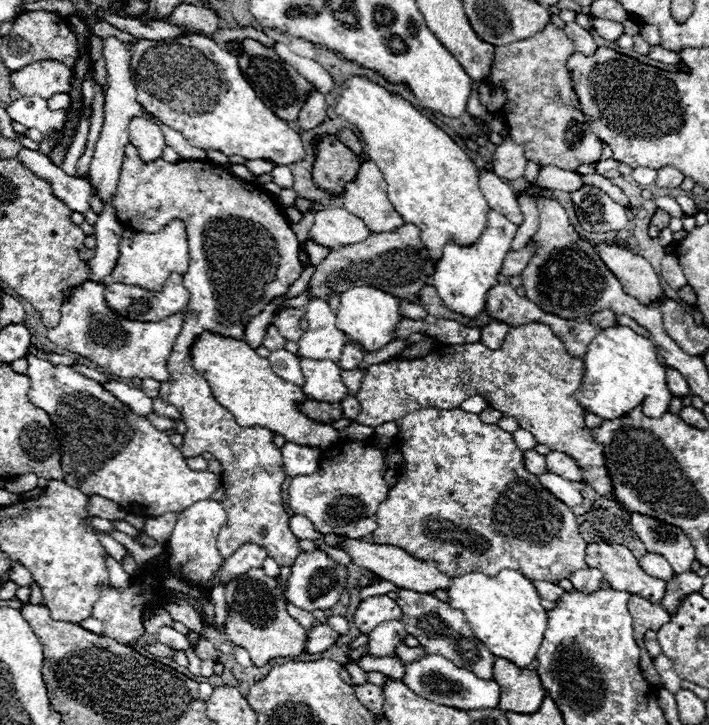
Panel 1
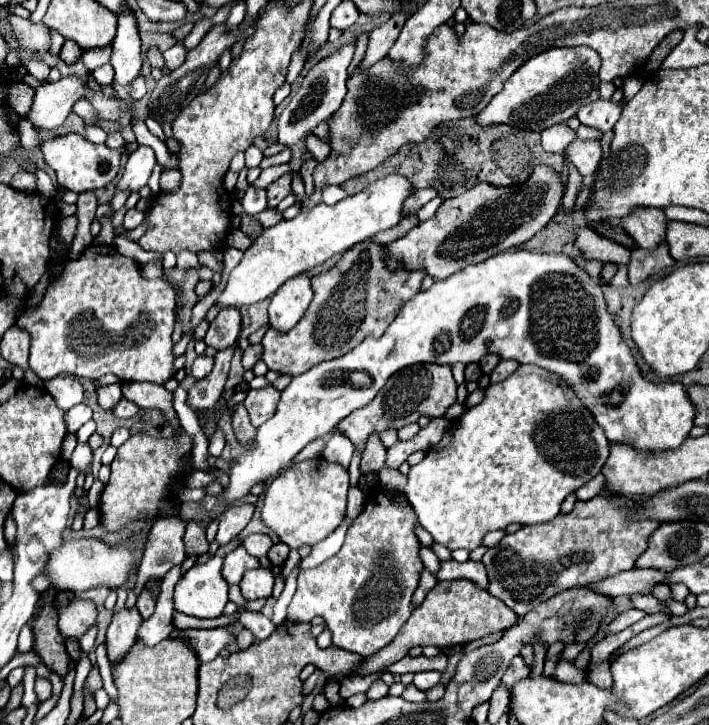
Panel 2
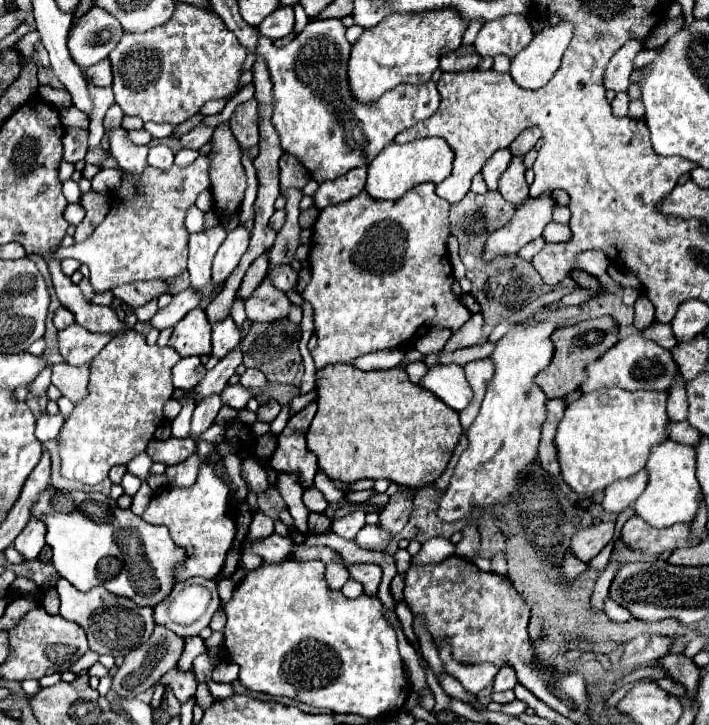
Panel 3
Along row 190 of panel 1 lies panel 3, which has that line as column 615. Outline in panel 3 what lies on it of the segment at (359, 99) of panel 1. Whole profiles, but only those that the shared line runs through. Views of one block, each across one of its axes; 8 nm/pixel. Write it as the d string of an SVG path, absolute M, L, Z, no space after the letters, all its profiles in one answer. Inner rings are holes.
M602 388L590 394L582 394L576 402L568 404L564 410L564 418L560 420L554 436L556 454L560 462L562 480L576 492L576 494L594 494L598 490L608 488L616 480L624 480L636 472L640 472L648 460L648 452L668 440L666 434L666 392L656 390L636 390L628 392L622 388Z

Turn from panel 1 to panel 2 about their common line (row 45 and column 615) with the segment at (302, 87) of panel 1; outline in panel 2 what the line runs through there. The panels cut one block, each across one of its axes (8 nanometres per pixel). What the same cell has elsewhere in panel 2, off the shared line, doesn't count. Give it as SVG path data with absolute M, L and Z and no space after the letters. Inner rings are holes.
M580 228L578 230L578 248L584 252L590 260L602 260L602 262L616 262L618 266L624 266L630 262L630 250L622 244L598 236L592 228Z

